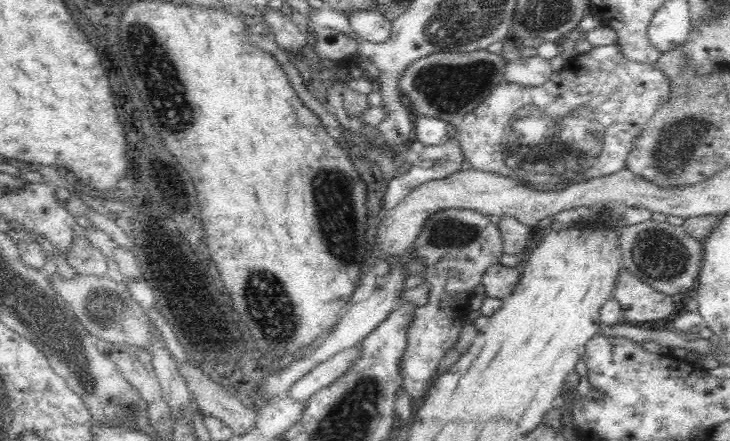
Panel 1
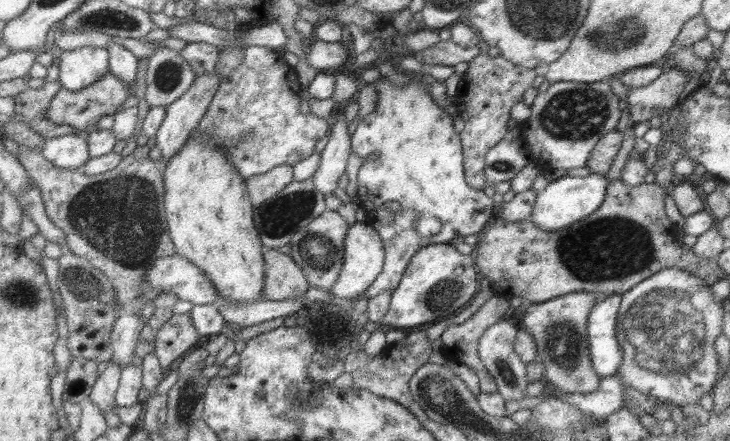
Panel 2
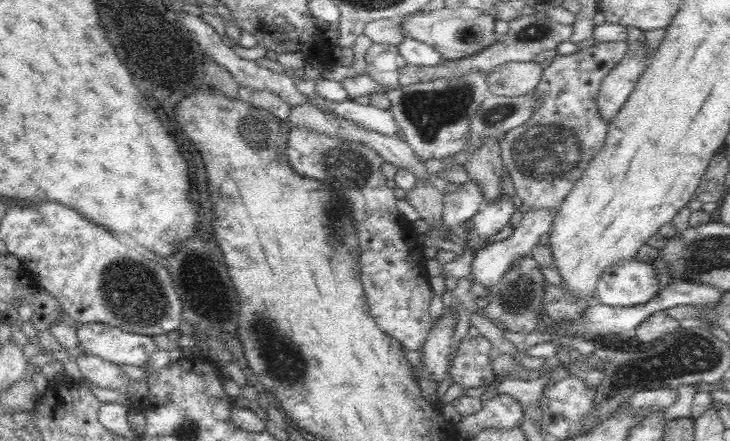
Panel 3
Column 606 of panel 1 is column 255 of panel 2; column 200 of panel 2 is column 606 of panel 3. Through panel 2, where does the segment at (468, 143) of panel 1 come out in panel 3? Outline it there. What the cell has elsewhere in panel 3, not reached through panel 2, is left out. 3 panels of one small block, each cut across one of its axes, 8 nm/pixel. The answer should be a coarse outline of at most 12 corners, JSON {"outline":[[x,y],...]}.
{"outline":[[627,42],[557,56],[498,138],[527,209],[558,209],[604,146]]}

